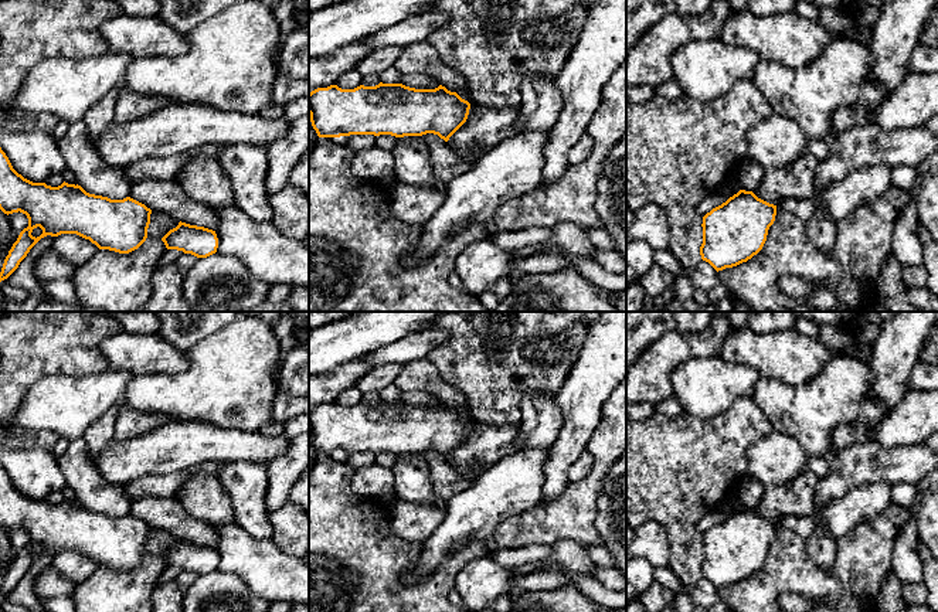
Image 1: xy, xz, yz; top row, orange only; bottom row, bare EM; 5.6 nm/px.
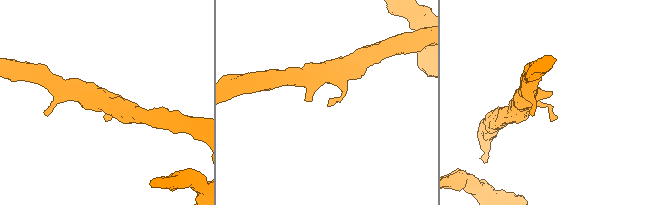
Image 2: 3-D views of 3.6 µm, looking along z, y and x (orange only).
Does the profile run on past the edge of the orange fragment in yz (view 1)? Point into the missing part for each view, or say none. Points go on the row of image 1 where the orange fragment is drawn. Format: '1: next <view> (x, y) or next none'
1: next none

